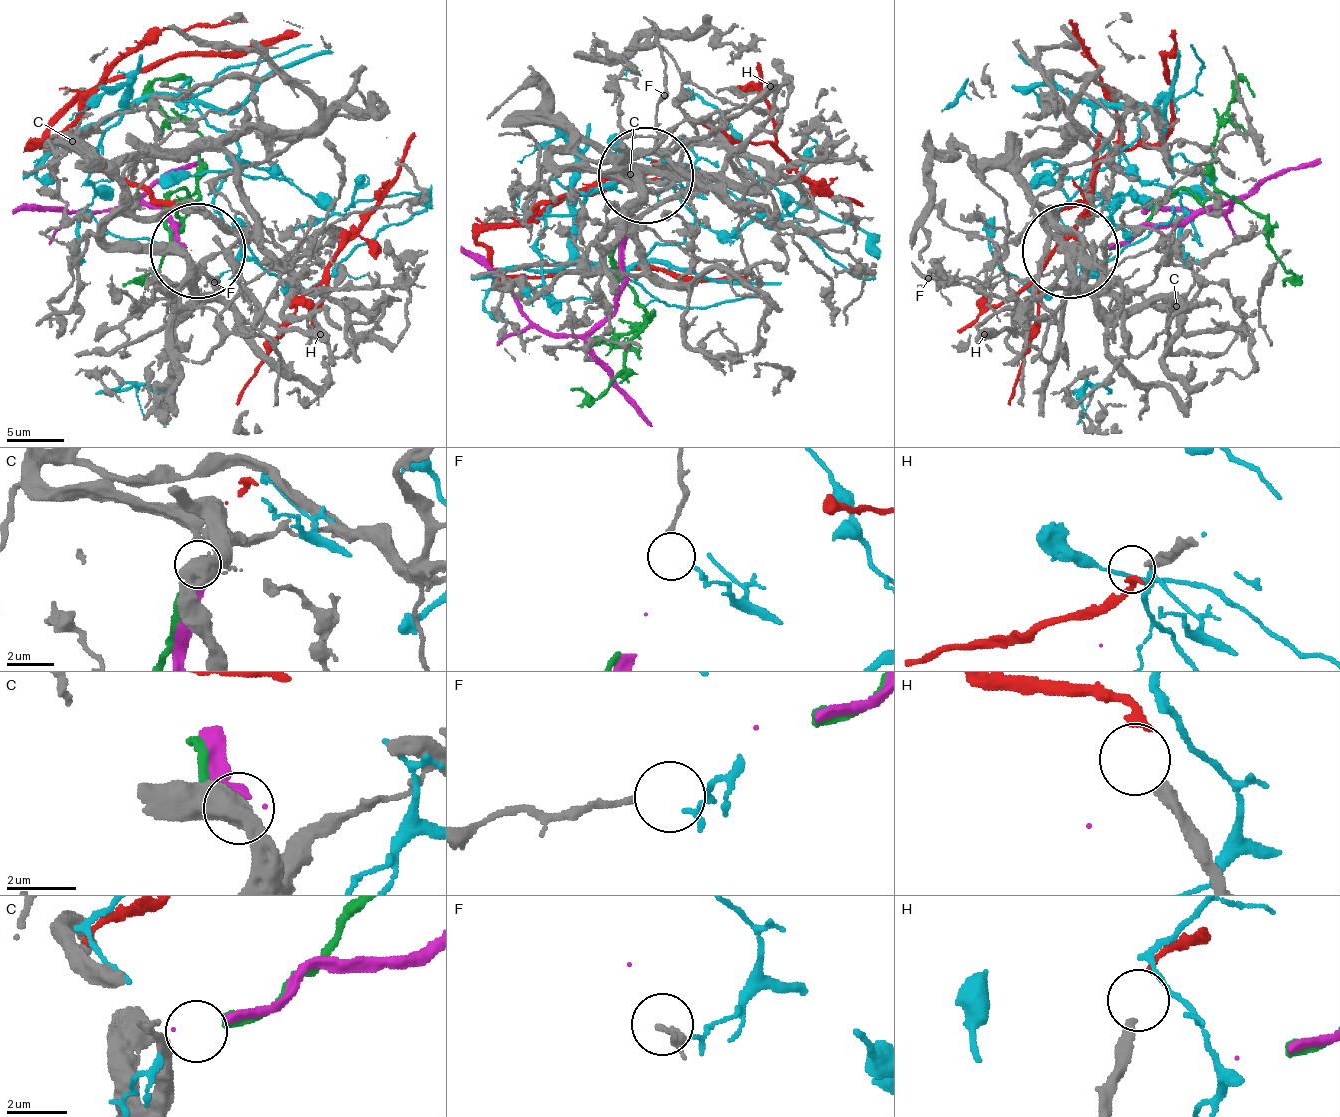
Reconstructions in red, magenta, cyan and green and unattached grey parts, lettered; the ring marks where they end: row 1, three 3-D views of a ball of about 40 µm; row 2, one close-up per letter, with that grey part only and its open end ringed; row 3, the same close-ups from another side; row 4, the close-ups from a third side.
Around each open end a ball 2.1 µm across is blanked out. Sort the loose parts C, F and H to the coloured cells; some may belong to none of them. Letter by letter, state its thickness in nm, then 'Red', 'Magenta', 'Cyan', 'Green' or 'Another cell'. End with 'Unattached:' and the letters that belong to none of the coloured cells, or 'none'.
C: Thickness 420 nm. Green
F: Thickness 180 nm. Another cell
H: Thickness 360 nm. Red
Unattached: F

